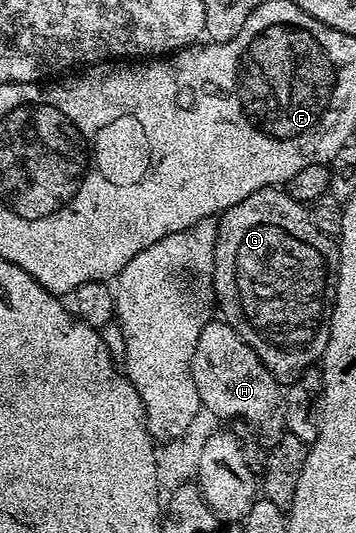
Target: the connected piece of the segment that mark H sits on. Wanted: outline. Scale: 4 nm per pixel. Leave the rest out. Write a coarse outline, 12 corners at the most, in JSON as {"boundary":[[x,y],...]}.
{"boundary":[[221,319],[203,324],[190,370],[203,410],[286,434],[286,394]]}

